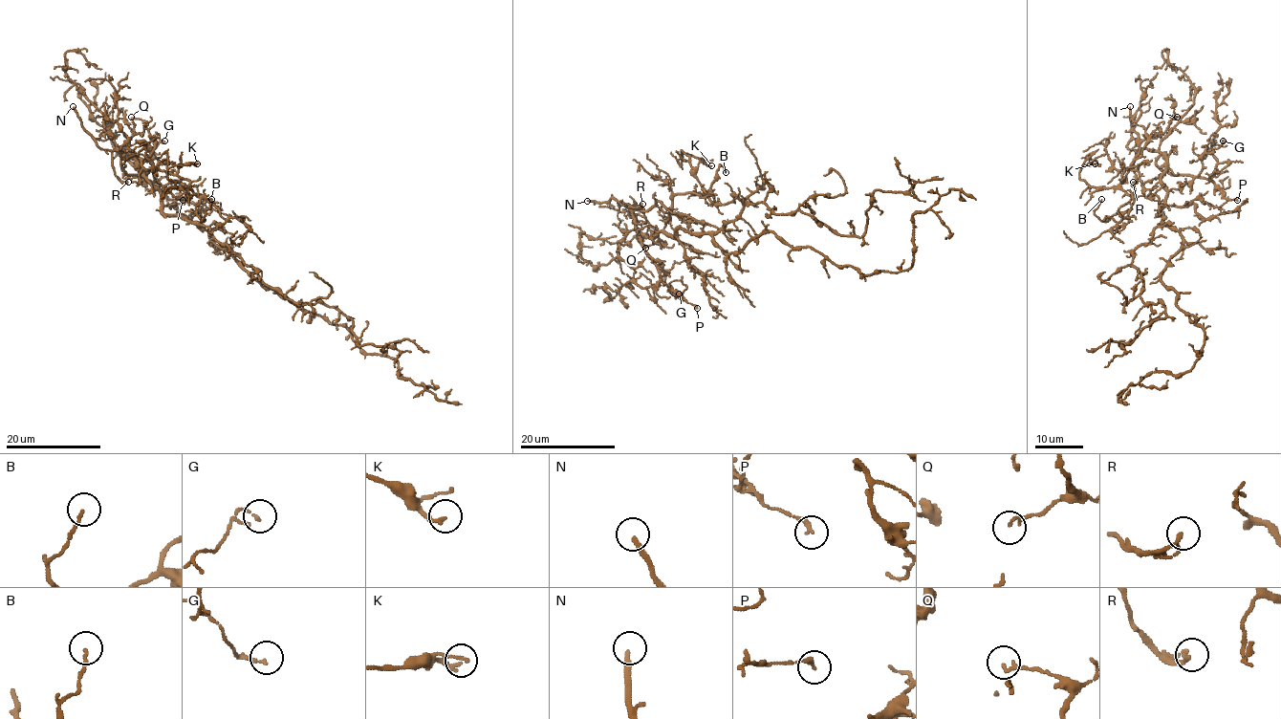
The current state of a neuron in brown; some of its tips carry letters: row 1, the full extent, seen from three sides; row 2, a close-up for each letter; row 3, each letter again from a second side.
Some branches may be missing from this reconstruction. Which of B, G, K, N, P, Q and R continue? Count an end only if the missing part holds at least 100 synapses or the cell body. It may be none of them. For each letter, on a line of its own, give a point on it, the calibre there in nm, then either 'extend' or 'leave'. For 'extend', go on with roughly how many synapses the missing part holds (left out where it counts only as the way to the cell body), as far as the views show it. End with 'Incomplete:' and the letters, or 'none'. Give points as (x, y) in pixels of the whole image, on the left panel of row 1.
B: place (211, 199); calibre 130 nm; leave
G: place (164, 141); calibre 120 nm; leave
K: place (197, 163); calibre 200 nm; leave
N: place (73, 106); calibre 240 nm; extend
P: place (183, 200); calibre 180 nm; leave
Q: place (131, 117); calibre 160 nm; leave
R: place (128, 182); calibre 200 nm; leave
Incomplete: N

